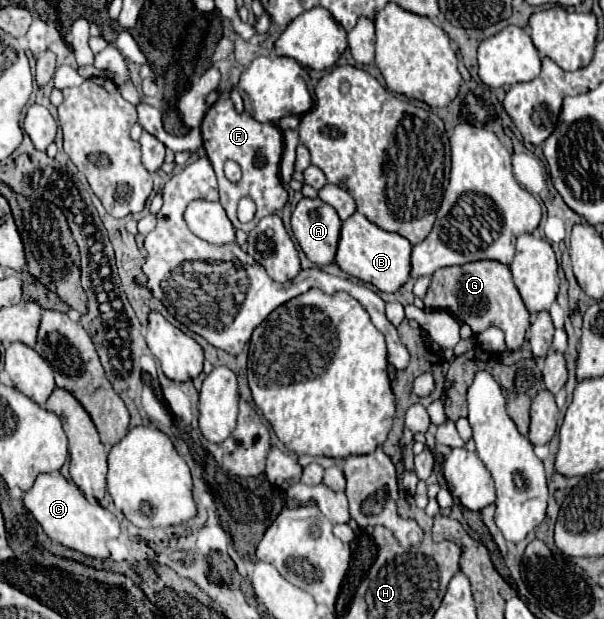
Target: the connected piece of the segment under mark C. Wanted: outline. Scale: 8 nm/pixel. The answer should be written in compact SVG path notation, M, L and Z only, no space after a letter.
M59 472L37 476L33 488L25 494L23 502L53 542L59 542L85 556L107 558L107 542L119 536L119 520L115 518L115 514L101 508L99 504L93 506L91 502L87 502L87 498L75 486L75 482L63 478Z

